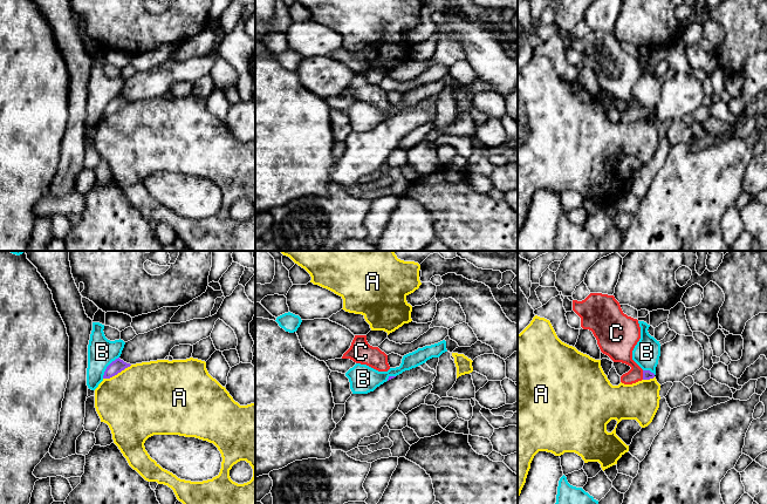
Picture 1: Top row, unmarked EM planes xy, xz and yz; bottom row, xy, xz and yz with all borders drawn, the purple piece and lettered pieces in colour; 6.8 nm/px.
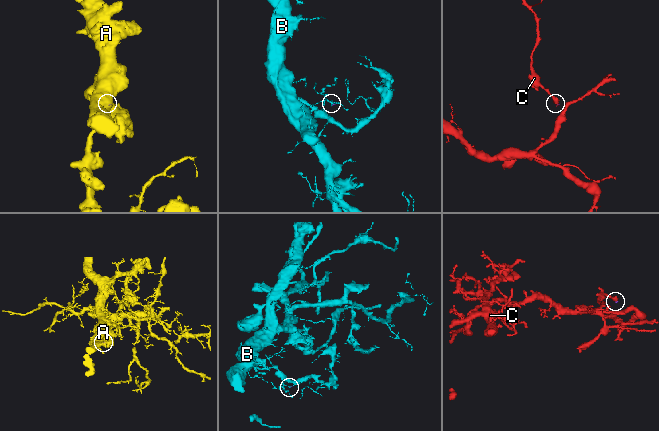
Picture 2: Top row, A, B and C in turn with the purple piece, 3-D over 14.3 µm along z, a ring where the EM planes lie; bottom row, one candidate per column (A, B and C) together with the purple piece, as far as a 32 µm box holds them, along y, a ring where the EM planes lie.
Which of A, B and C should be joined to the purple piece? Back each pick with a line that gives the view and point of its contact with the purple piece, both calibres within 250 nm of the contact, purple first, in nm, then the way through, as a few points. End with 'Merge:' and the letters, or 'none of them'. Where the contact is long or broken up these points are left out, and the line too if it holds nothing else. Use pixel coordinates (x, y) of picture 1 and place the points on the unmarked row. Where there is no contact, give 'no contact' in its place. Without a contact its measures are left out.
C: contact yz (643, 113); calibres 60 and 180 nm; way yz (646, 111), (643, 113), (627, 96), (620, 84)
Merge: C

